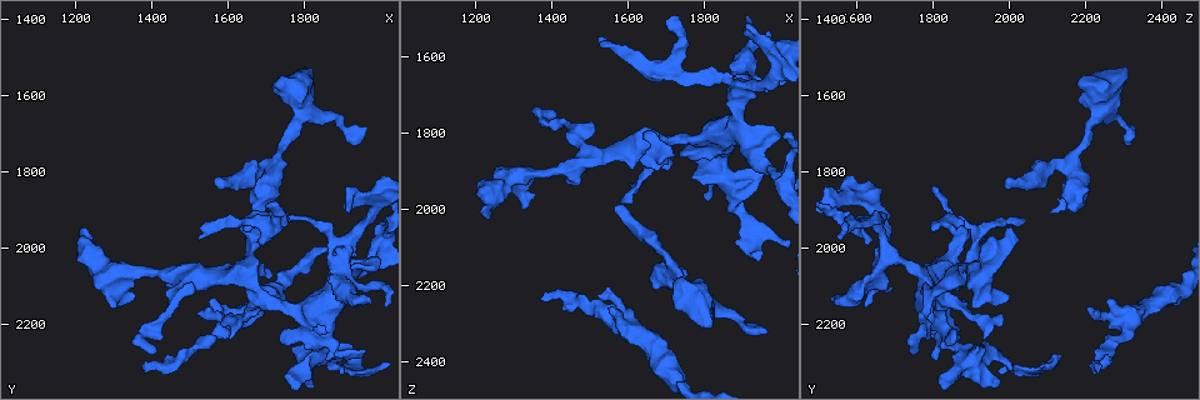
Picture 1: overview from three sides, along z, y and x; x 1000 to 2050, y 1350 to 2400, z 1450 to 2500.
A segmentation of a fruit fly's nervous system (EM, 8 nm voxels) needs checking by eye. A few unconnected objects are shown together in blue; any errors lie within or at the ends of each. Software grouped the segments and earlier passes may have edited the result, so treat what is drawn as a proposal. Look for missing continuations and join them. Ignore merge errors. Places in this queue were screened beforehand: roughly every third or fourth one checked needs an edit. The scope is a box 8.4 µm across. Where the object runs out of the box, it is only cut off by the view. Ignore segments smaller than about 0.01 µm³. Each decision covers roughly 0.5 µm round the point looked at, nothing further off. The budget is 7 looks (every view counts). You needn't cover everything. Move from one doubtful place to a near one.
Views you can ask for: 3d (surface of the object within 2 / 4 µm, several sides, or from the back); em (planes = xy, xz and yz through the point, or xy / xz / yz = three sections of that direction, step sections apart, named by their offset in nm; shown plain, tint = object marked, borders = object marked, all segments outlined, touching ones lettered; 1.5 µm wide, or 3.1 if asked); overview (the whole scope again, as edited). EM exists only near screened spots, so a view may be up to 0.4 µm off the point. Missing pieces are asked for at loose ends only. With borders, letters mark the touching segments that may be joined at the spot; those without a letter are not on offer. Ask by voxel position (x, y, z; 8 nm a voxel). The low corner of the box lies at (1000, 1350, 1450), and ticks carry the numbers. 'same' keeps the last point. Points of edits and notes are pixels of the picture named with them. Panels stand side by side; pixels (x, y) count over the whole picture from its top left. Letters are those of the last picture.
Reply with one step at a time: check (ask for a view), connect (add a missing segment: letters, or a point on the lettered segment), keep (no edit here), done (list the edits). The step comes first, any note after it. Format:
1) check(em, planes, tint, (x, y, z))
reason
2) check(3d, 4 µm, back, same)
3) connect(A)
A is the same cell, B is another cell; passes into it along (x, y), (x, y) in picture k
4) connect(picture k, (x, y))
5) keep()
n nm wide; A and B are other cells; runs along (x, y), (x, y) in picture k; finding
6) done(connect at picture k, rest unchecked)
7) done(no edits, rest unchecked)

check(3d, 2 µm, (1665, 1900, 2170))
stops while still wide

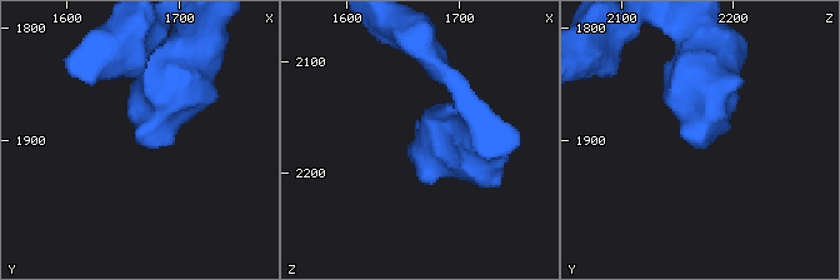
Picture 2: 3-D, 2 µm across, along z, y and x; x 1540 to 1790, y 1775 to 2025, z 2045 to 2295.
check(em, xz, step 8, tint, (1662, 1906, 2166))
need the tissue

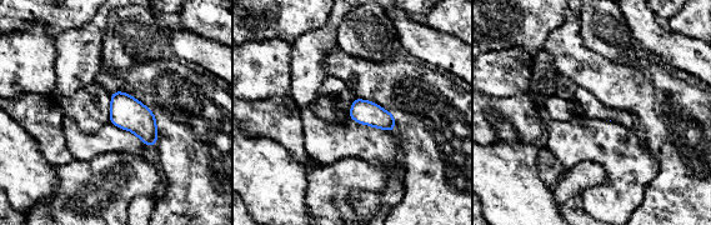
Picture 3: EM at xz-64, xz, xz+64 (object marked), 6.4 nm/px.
check(em, planes, borders, same)
another direction

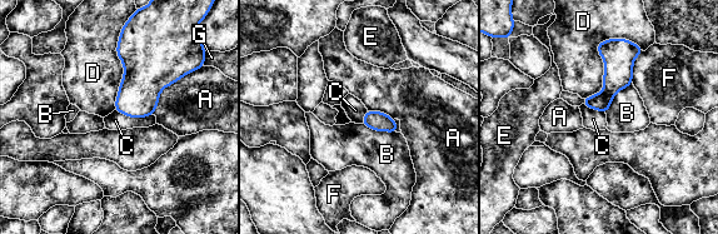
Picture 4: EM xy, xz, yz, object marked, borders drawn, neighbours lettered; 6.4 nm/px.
keep()
A, B, C, D, E, F and G are other cells; border along (115, 109), (129, 116), (151, 115) in picture 4; no lettered segment goes on from it

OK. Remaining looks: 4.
check(em, planes, borders, (1965, 1690, 2325))
branch stops here

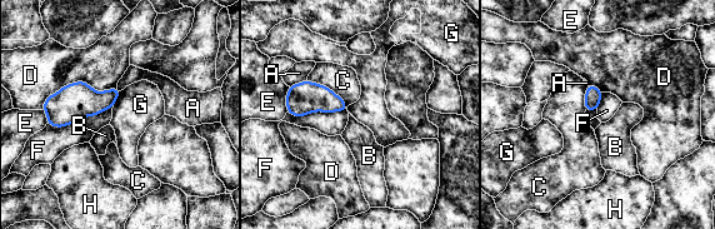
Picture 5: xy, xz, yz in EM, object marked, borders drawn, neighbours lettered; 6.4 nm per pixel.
keep()
A, B, C, D, E, F, G and H are other cells; border along (113, 105), (61, 127), (48, 124) in picture 5; none of them fits

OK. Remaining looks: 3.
check(em, yz, step 8, borders, (1705, 2135, 1880))
three-way junction

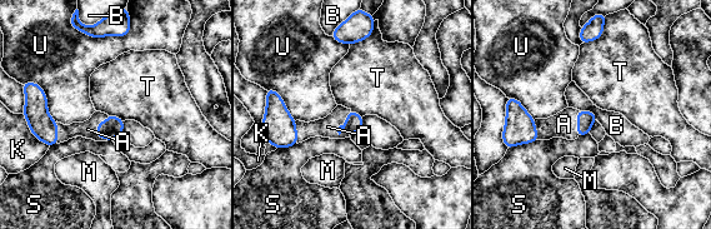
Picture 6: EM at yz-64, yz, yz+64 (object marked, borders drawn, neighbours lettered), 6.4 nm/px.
check(em, xy, step 4, borders, same)
another direction

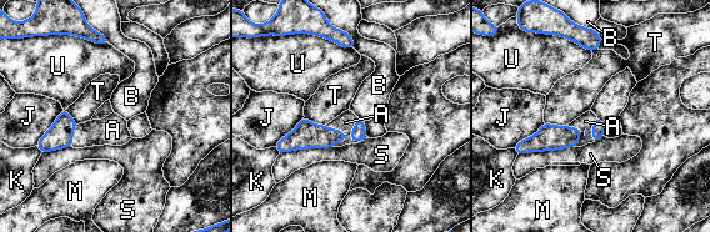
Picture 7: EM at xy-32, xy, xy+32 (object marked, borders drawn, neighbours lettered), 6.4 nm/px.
connect(A)
A is the same cell, B, J, K, M, S, T and U are other cells; passes into it along (306, 135), (336, 129), (345, 122) in picture 7; the neuron continues

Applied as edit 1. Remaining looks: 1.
done(connect at picture 7, rest unchecked)

